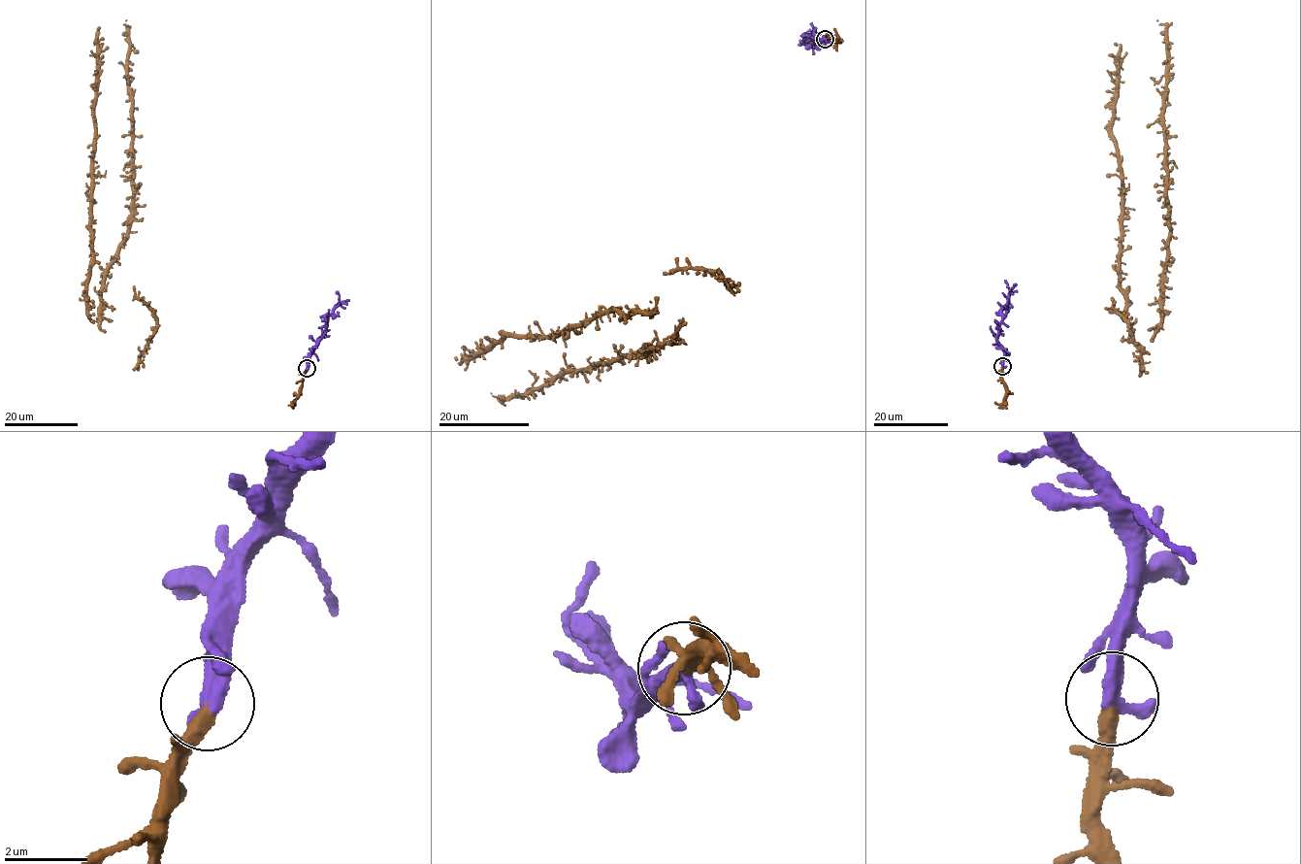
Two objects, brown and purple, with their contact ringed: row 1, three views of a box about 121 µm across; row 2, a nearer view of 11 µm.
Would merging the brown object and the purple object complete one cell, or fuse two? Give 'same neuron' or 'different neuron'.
same neuron

